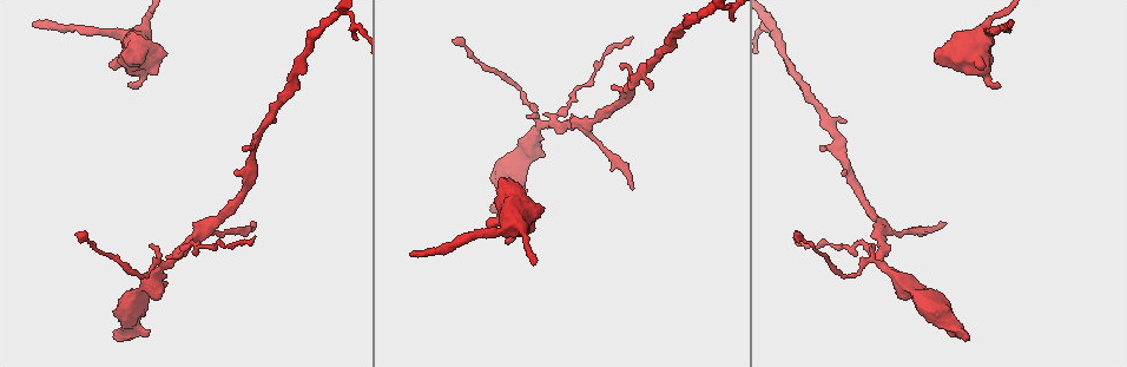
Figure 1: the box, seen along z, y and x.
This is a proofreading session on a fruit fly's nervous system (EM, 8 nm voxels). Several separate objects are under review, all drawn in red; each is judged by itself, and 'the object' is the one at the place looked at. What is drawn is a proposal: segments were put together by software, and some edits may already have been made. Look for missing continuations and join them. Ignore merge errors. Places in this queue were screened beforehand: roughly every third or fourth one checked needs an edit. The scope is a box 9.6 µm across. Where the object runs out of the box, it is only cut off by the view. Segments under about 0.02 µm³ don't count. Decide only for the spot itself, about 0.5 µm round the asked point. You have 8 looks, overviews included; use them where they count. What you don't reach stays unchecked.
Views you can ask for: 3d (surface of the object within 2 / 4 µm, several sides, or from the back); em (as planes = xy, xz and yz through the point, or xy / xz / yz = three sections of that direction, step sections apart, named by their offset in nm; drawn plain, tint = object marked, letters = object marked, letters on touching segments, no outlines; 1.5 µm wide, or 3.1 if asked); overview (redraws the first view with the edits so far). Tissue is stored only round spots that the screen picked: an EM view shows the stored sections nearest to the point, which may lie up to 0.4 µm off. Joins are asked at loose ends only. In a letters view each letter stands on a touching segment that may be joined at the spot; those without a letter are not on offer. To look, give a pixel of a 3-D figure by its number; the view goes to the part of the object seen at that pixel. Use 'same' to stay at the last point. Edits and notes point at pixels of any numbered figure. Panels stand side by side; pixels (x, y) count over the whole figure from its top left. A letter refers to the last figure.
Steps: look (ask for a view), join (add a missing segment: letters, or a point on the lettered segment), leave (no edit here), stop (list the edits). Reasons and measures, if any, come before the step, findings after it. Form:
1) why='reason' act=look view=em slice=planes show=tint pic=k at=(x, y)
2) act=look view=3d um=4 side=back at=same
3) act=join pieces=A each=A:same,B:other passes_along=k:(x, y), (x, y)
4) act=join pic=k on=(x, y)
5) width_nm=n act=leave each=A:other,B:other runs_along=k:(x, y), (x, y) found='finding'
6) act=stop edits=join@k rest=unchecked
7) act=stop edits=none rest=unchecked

why='thick end' act=look view=em slice=planes show=letters pic=1 at=(115, 337)

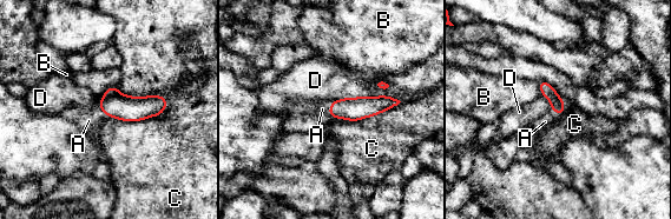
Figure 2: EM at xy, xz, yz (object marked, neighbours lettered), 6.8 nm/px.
act=join pieces=A each=A:same,B:other,C:other,D:other passes_along=2:(350, 108), (329, 107), (322, 108) found='it goes on there'

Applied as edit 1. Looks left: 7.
why='an open end' act=look view=3d um=2 pic=1 at=(243, 149)

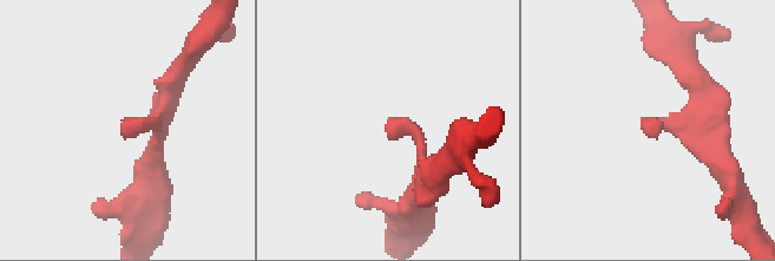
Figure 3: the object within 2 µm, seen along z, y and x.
act=look view=em slice=planes show=letters pic=3 at=(652, 137)

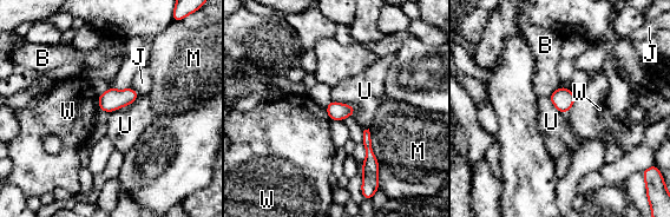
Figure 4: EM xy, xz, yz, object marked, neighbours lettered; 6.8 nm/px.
act=leave each=B:other,J:other,M:other,U:other,W:other found='none of them fits'

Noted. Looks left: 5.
why='end of a long branch' act=look view=em slice=planes show=letters pic=1 at=(33, 24)

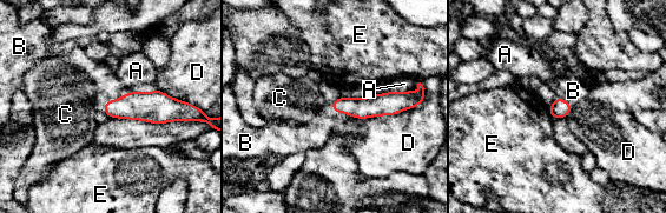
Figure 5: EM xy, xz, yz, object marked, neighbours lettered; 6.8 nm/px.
width_nm=130 act=join pieces=B each=A:other,B:same,C:other,D:other,E:other passes_along=5:(150, 107), (114, 100), (107, 86) found='it goes on there'

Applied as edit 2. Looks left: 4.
act=stop edits=join@2,join@5 rest=unchecked

